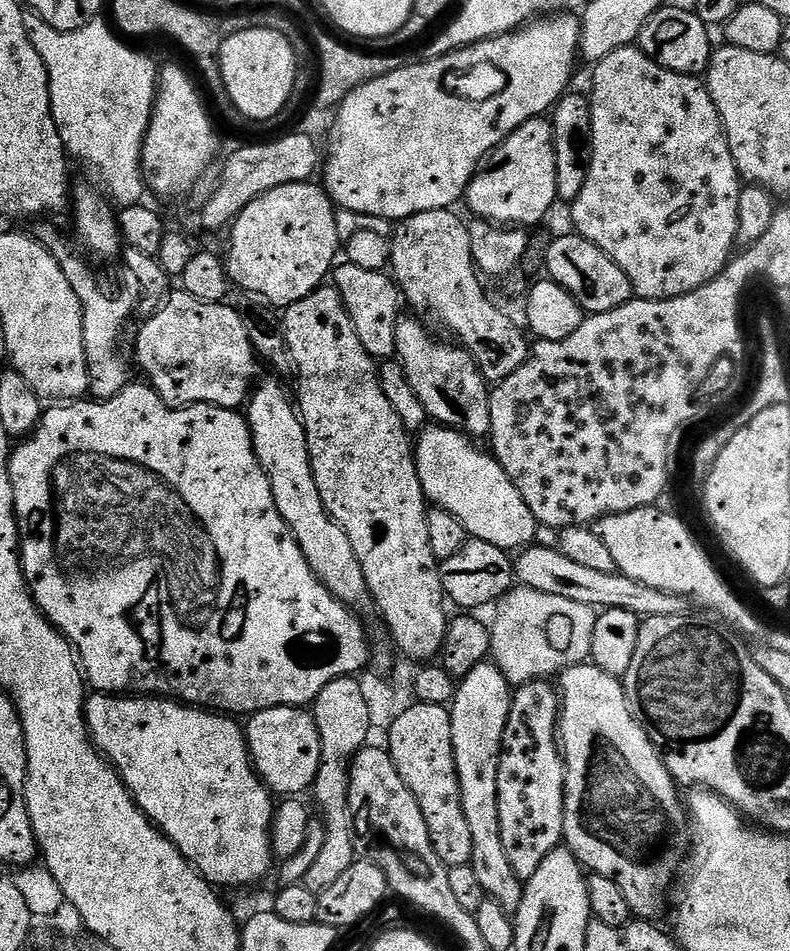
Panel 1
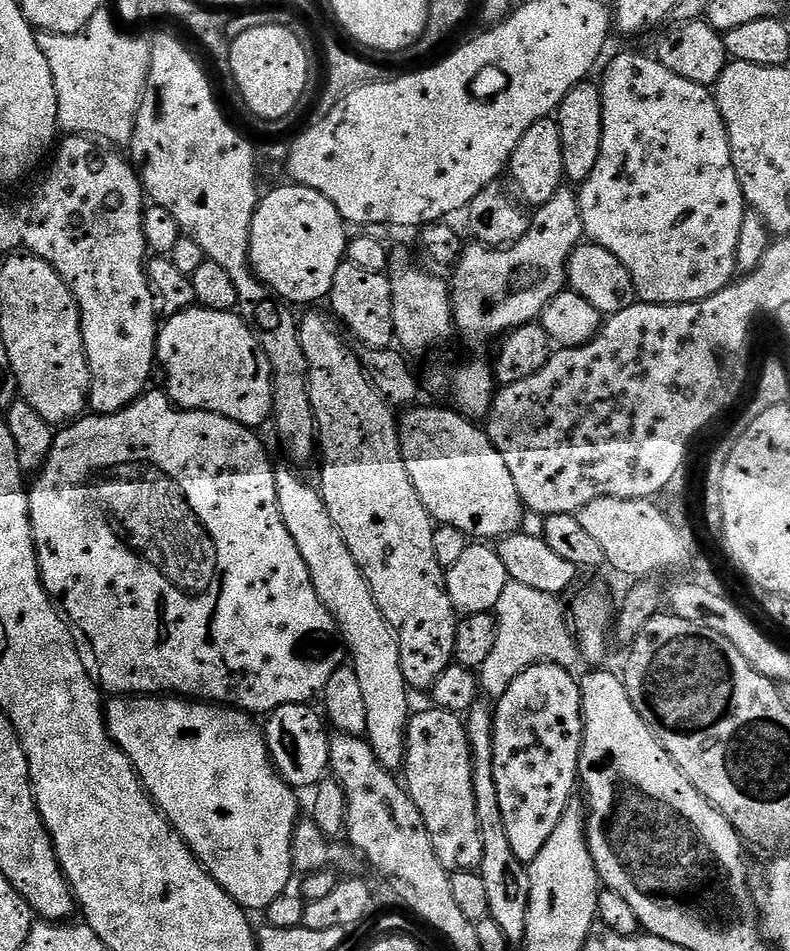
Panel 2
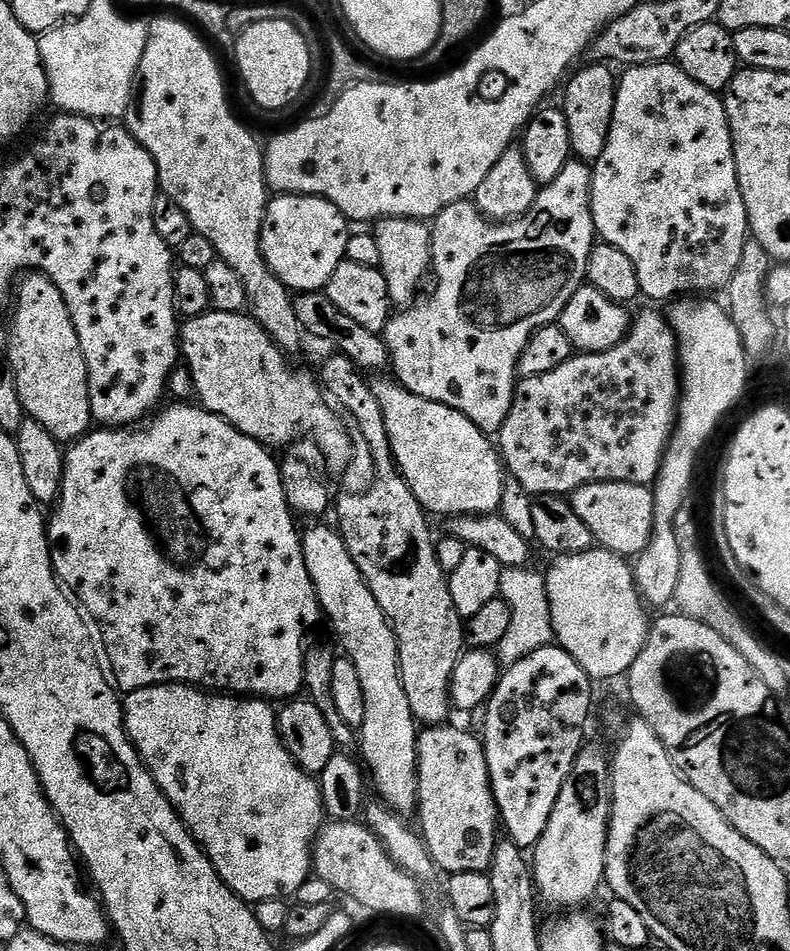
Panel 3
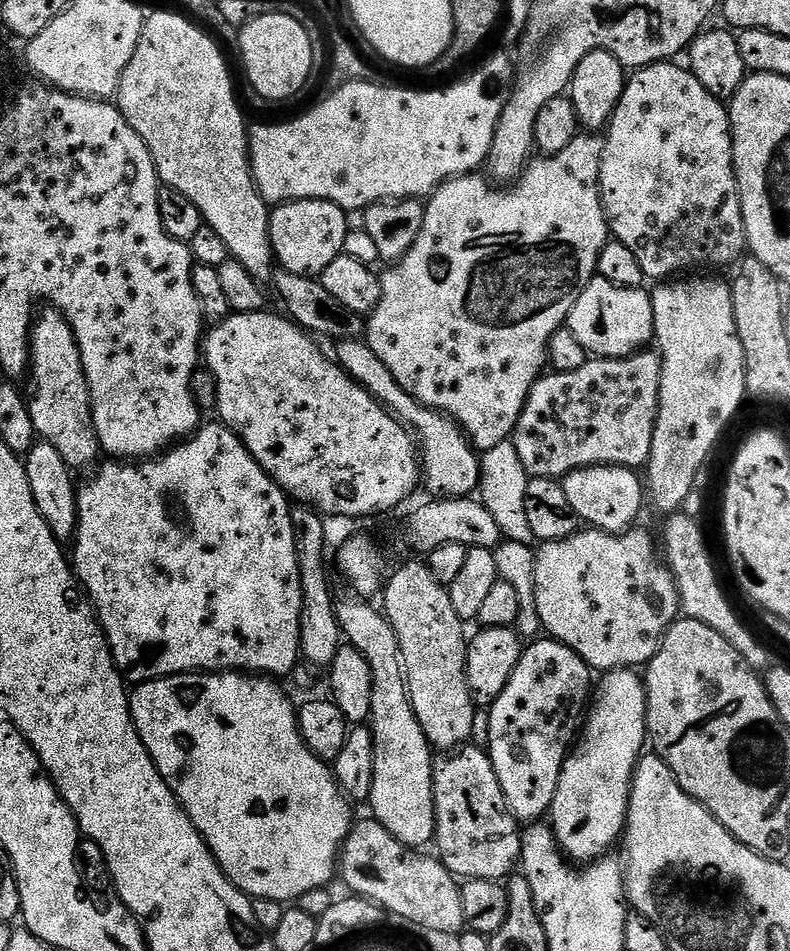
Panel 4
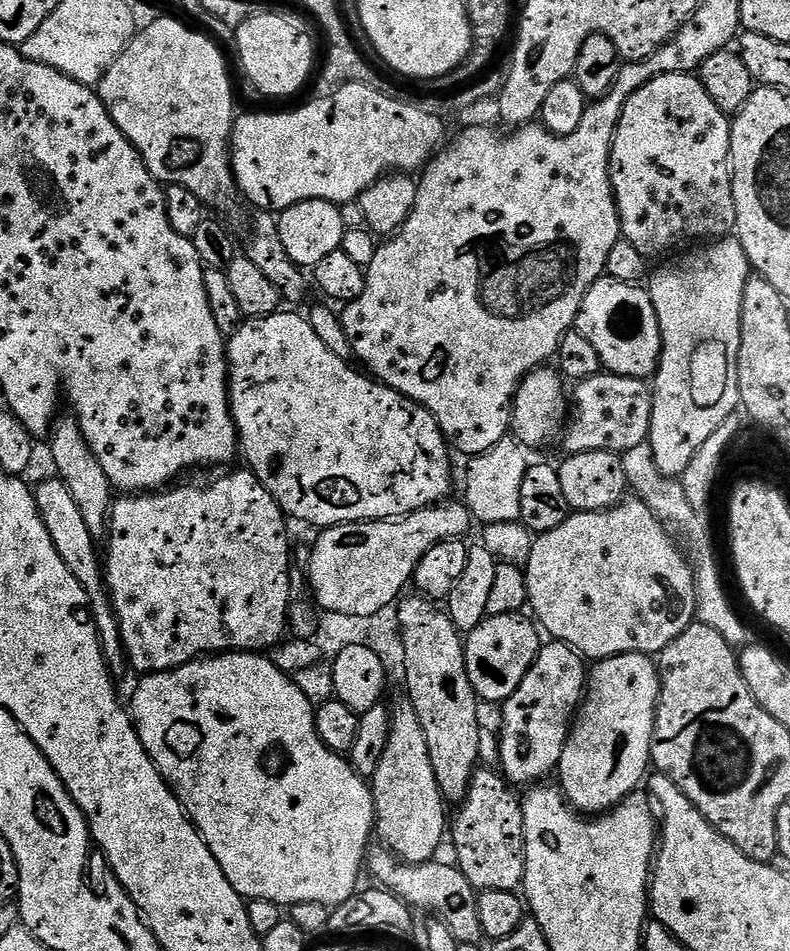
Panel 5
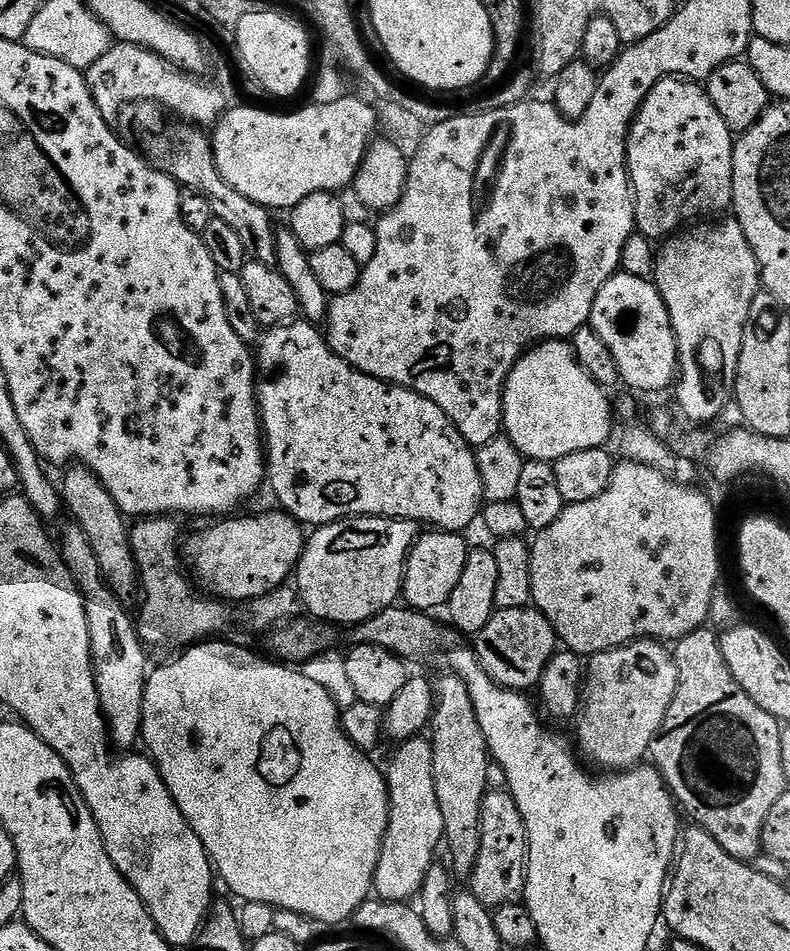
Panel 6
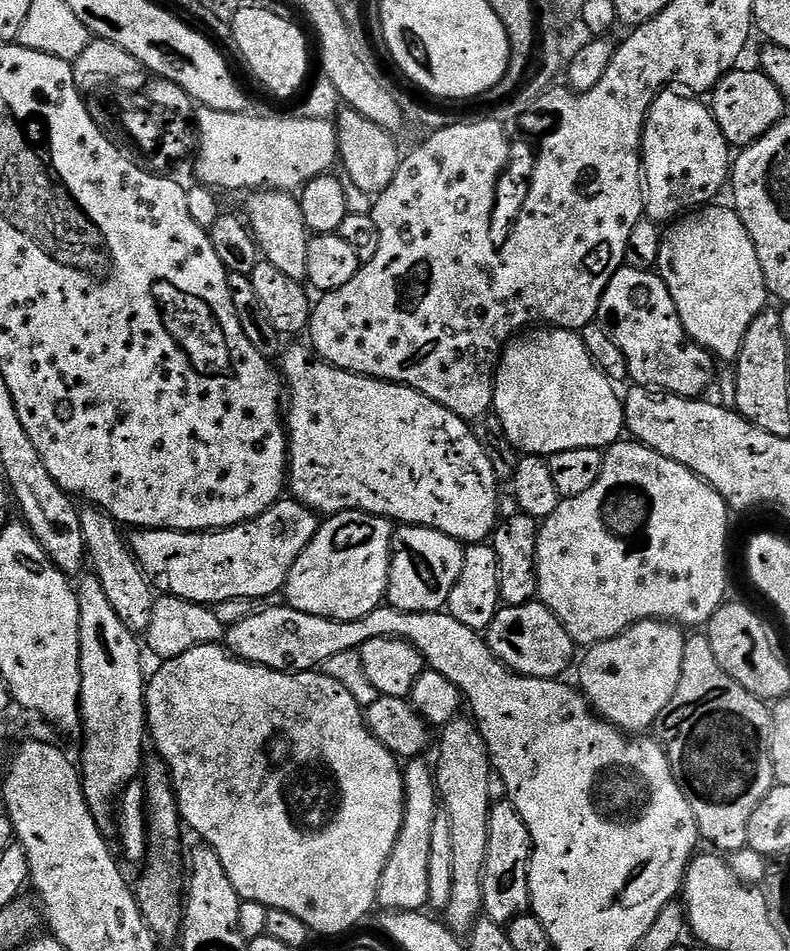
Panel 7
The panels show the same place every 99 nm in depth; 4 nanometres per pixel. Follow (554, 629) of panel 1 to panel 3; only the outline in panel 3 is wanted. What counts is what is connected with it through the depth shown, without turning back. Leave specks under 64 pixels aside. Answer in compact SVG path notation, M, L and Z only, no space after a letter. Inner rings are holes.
M529 567L506 568L500 574L499 599L510 606L510 630L502 638L498 649L501 665L511 666L522 658L534 654L534 650L549 647L554 640L554 626L550 616L550 602L546 594L546 576L543 571L530 572Z

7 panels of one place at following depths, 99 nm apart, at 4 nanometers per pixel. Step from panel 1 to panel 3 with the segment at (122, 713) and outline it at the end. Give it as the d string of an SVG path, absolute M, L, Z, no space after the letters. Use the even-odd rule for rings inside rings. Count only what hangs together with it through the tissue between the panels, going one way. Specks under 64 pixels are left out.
M159 684L158 686L150 686L142 690L134 690L127 693L123 697L122 703L124 705L124 729L128 731L128 740L136 748L136 752L142 758L142 762L150 770L150 774L154 778L154 782L158 782L158 786L162 790L162 794L166 794L166 798L174 806L174 810L180 815L180 820L188 827L189 834L195 838L204 849L204 853L210 858L210 862L214 866L214 870L220 875L220 881L232 891L240 899L248 901L249 905L255 906L261 904L263 900L270 898L292 898L295 897L296 891L302 887L313 875L312 871L312 845L315 844L317 836L320 835L320 829L326 823L326 813L324 810L324 802L322 794L320 793L320 781L313 773L305 772L303 768L297 764L296 759L286 750L286 746L280 737L280 729L278 727L278 712L269 701L261 700L259 698L241 698L235 694L213 694L211 691L203 688L197 688L191 684Z

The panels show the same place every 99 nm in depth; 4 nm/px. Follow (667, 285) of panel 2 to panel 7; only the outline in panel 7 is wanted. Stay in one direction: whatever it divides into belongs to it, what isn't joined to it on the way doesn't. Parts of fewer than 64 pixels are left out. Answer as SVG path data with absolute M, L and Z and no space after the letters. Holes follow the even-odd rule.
M665 90L650 106L644 123L644 215L660 226L711 205L730 180L730 146L711 107L696 100L676 90Z

